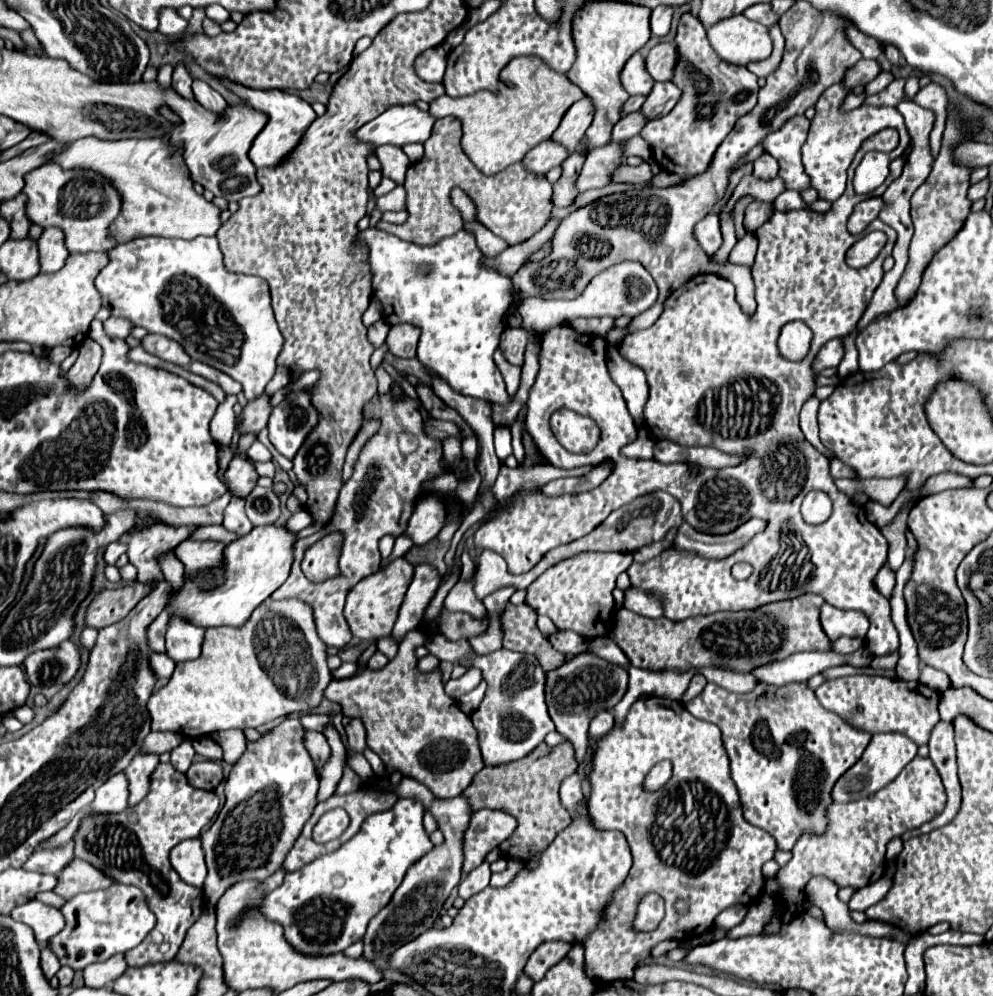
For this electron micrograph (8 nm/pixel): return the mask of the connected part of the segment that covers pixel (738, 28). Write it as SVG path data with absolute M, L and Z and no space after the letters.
M736 15L708 29L708 39L716 53L736 65L760 61L772 53L772 37L768 27Z

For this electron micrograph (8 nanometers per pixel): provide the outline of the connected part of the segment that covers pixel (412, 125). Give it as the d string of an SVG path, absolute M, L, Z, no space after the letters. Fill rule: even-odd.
M398 105L384 111L358 131L358 139L374 145L424 143L430 137L434 119L430 113L420 111L416 105Z

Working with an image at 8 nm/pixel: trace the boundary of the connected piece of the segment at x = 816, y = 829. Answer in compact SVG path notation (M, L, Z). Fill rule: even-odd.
M708 683L700 695L686 703L686 709L708 723L714 723L722 731L722 745L730 759L730 773L738 787L744 817L748 823L768 831L780 851L790 851L804 833L822 835L828 827L826 809L832 805L832 787L864 753L872 739L872 733L856 729L850 721L838 713L826 711L808 683L788 683L782 687L758 683L750 693L730 693L716 683Z

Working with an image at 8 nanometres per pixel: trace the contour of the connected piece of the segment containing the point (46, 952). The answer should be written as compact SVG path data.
M50 945L42 947L42 955L40 955L40 967L42 967L42 971L44 971L44 975L46 975L48 979L52 979L52 977L58 973L58 969L60 969L60 961L58 961L58 957L52 953Z

